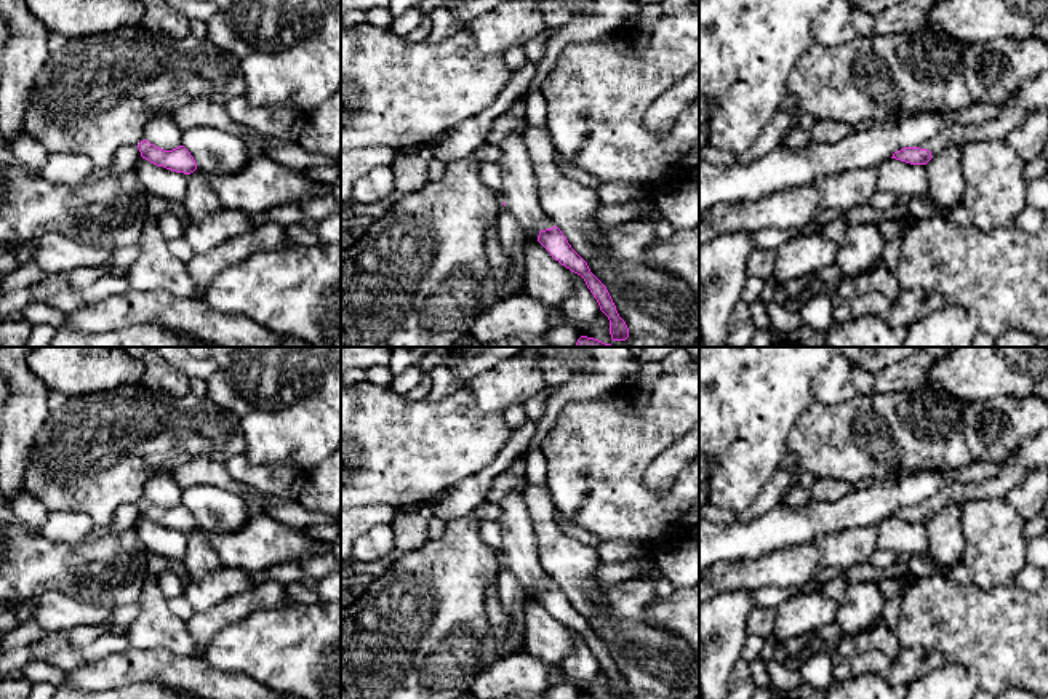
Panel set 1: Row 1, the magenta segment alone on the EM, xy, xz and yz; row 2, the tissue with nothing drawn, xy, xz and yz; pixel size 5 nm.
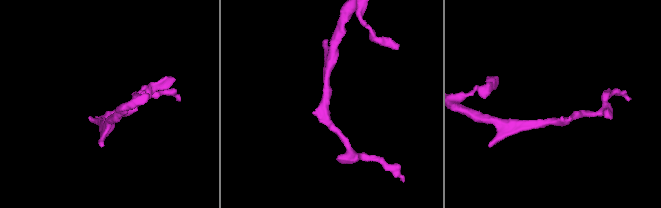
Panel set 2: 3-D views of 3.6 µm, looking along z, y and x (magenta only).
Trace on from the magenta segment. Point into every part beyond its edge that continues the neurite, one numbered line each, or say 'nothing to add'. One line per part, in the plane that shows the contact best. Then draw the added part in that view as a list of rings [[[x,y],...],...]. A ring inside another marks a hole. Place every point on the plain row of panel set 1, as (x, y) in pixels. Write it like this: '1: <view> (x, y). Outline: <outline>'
1: yz (997, 487). Outline: [[[1016,459],[1010,461],[1010,469],[1000,472],[992,478],[986,478],[982,481],[962,481],[952,483],[934,496],[931,496],[926,502],[918,504],[920,507],[926,507],[931,510],[931,515],[944,510],[950,504],[962,504],[973,499],[994,499],[994,497],[1006,497],[1010,489],[1021,485],[1029,475],[1030,469],[1019,464]]]

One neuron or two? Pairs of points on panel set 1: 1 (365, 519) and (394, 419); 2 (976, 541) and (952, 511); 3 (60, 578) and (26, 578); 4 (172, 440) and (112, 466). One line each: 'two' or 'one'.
1: two
2: two
3: one
4: one

